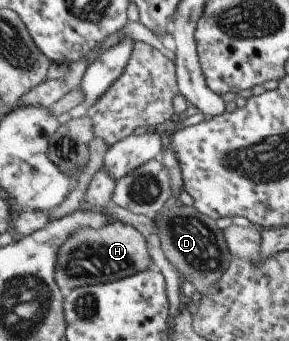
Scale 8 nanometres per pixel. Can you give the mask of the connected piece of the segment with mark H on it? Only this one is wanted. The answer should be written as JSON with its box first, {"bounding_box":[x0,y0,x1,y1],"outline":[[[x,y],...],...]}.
{"bounding_box":[56,220,155,296],"outline":[[[110,220],[100,229],[81,227],[61,245],[56,264],[56,283],[61,285],[63,295],[69,296],[75,289],[115,282],[149,268],[155,268],[155,265],[145,237],[131,225]]]}

